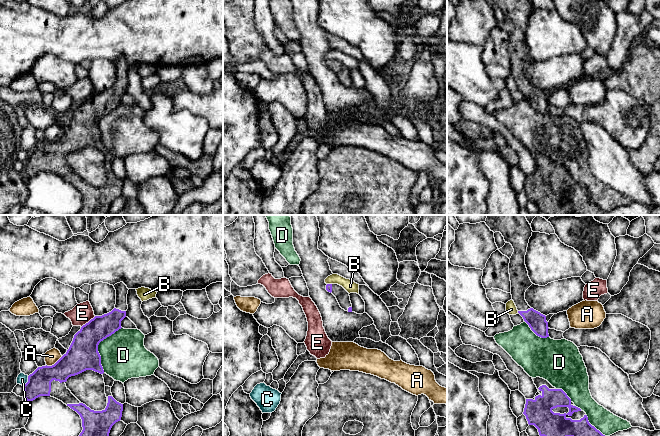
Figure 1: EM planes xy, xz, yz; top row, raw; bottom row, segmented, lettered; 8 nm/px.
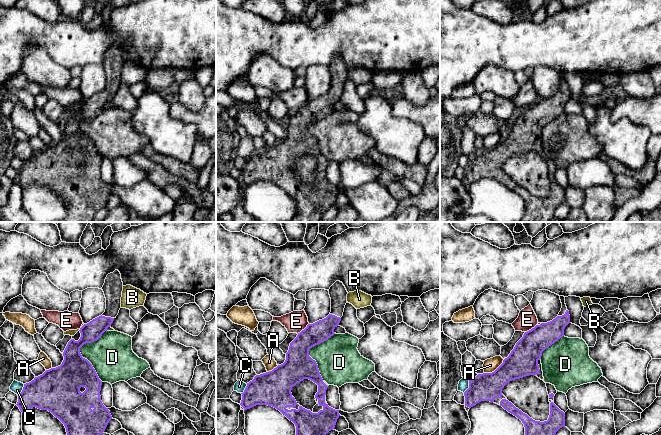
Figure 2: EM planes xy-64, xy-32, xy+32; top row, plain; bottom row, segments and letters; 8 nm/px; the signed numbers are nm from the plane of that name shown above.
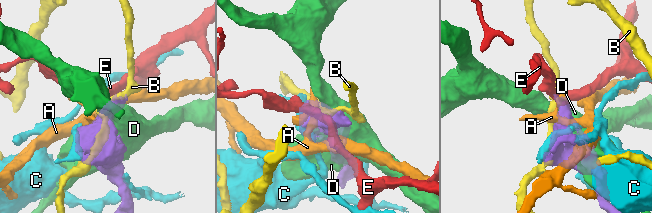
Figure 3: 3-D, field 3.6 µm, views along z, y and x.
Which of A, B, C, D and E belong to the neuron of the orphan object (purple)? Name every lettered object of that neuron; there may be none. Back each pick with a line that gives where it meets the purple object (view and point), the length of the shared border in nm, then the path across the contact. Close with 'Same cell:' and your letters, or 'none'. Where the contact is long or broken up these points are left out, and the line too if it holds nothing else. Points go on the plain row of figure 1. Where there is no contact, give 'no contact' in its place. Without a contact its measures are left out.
Same cell: none

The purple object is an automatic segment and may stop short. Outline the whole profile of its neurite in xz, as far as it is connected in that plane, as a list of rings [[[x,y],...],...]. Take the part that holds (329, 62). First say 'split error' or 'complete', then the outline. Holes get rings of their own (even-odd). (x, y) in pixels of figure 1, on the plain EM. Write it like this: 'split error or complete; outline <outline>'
split error; outline [[[327,60],[326,66],[336,73],[342,85],[348,88],[352,88],[352,80],[349,69],[342,62],[338,60]]]

